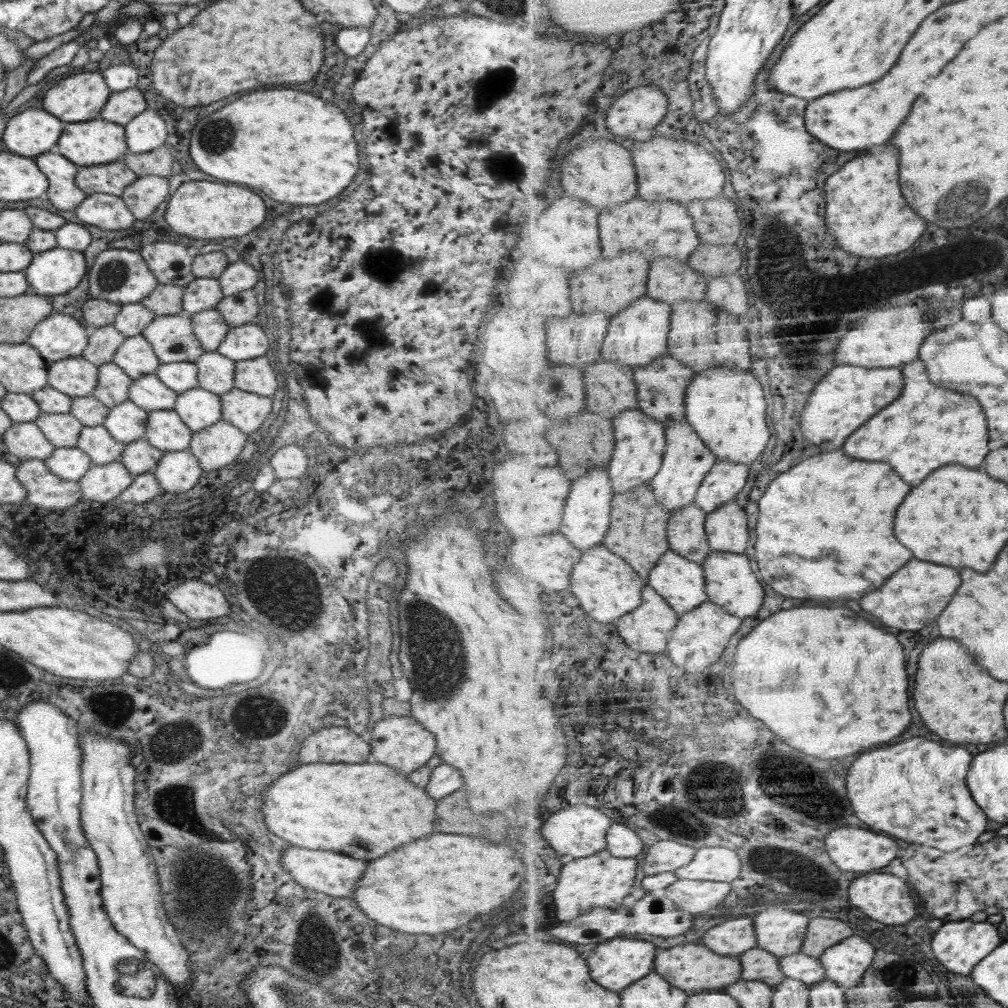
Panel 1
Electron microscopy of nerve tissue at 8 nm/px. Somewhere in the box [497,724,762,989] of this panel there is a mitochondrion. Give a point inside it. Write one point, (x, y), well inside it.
(714, 796)

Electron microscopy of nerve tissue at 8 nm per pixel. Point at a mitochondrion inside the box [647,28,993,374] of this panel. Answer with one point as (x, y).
(944, 208)

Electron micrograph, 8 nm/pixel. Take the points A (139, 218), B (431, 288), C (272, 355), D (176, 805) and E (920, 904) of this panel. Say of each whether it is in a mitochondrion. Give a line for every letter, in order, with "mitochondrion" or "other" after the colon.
A: other
B: other
C: other
D: mitochondrion
E: other

